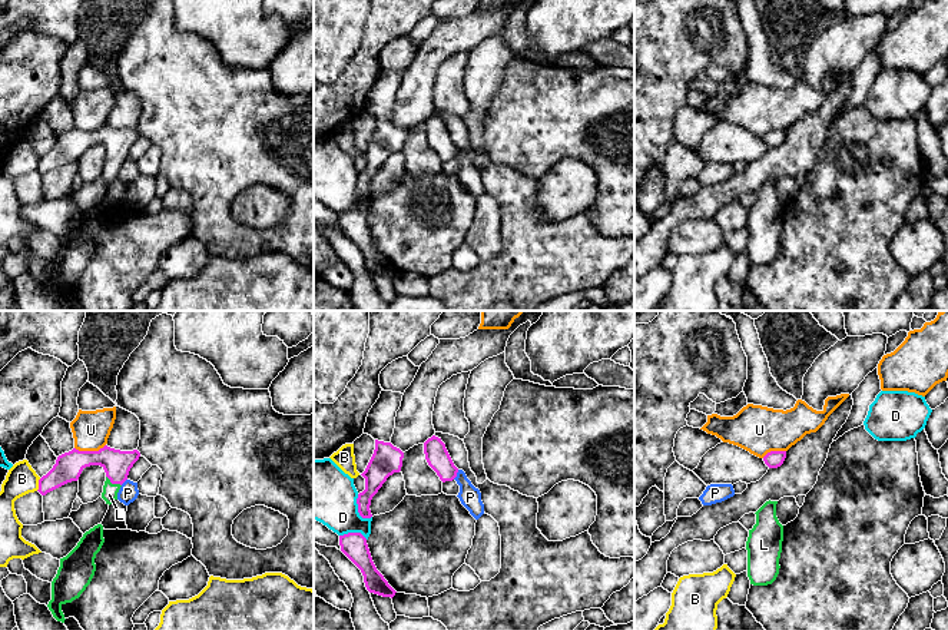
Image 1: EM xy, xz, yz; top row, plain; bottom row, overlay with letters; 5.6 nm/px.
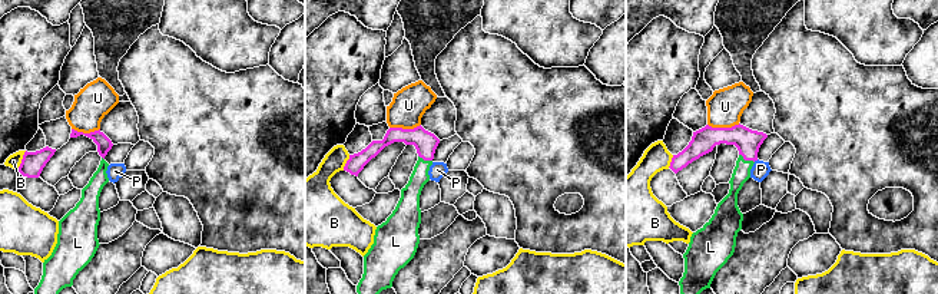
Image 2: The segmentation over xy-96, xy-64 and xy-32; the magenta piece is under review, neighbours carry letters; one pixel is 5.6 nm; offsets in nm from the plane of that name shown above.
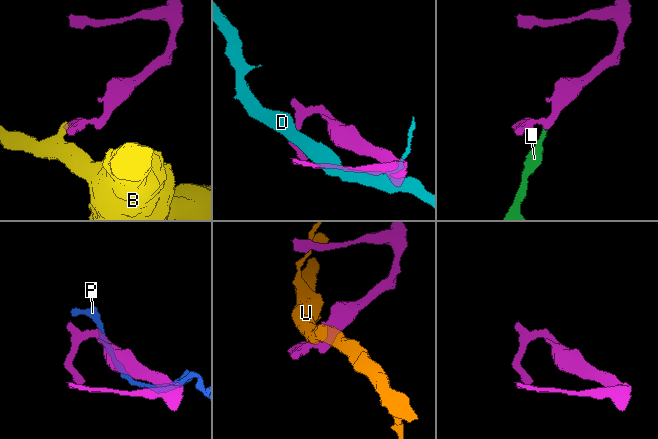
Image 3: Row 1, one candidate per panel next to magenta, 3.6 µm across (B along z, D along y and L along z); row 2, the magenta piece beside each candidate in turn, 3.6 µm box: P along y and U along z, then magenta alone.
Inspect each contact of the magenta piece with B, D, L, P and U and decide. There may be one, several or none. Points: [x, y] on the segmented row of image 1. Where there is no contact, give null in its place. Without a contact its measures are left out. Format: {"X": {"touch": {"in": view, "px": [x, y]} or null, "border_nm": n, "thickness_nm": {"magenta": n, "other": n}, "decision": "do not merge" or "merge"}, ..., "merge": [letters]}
{"B": {"touch": {"in": "xy", "px": [39, 484]}, "border_nm": 80, "thickness_nm": {"magenta": 160, "other": 170}, "decision": "do not merge"}, "D": {"touch": {"in": "xz", "px": [358, 510]}, "border_nm": 160, "thickness_nm": {"magenta": 140, "other": 340}, "decision": "do not merge"}, "L": {"touch": {"in": "xy", "px": [113, 483]}, "border_nm": 110, "thickness_nm": {"magenta": 160, "other": 90}, "decision": "merge"}, "P": {"touch": {"in": "xz", "px": [456, 474]}, "border_nm": 70, "thickness_nm": {"magenta": 130, "other": 120}, "decision": "do not merge"}, "U": {"touch": {"in": "xy", "px": [89, 451]}, "border_nm": 180, "thickness_nm": {"magenta": 160, "other": 220}, "decision": "do not merge"}, "merge": ["L"]}

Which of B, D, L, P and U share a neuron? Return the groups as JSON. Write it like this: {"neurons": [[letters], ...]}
{"neurons": [["B"], ["D"], ["L"], ["P"], ["U"]]}

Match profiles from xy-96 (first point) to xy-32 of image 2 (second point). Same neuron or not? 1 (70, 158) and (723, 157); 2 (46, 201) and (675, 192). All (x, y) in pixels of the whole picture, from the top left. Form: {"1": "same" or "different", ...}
{"1": "different", "2": "same"}

